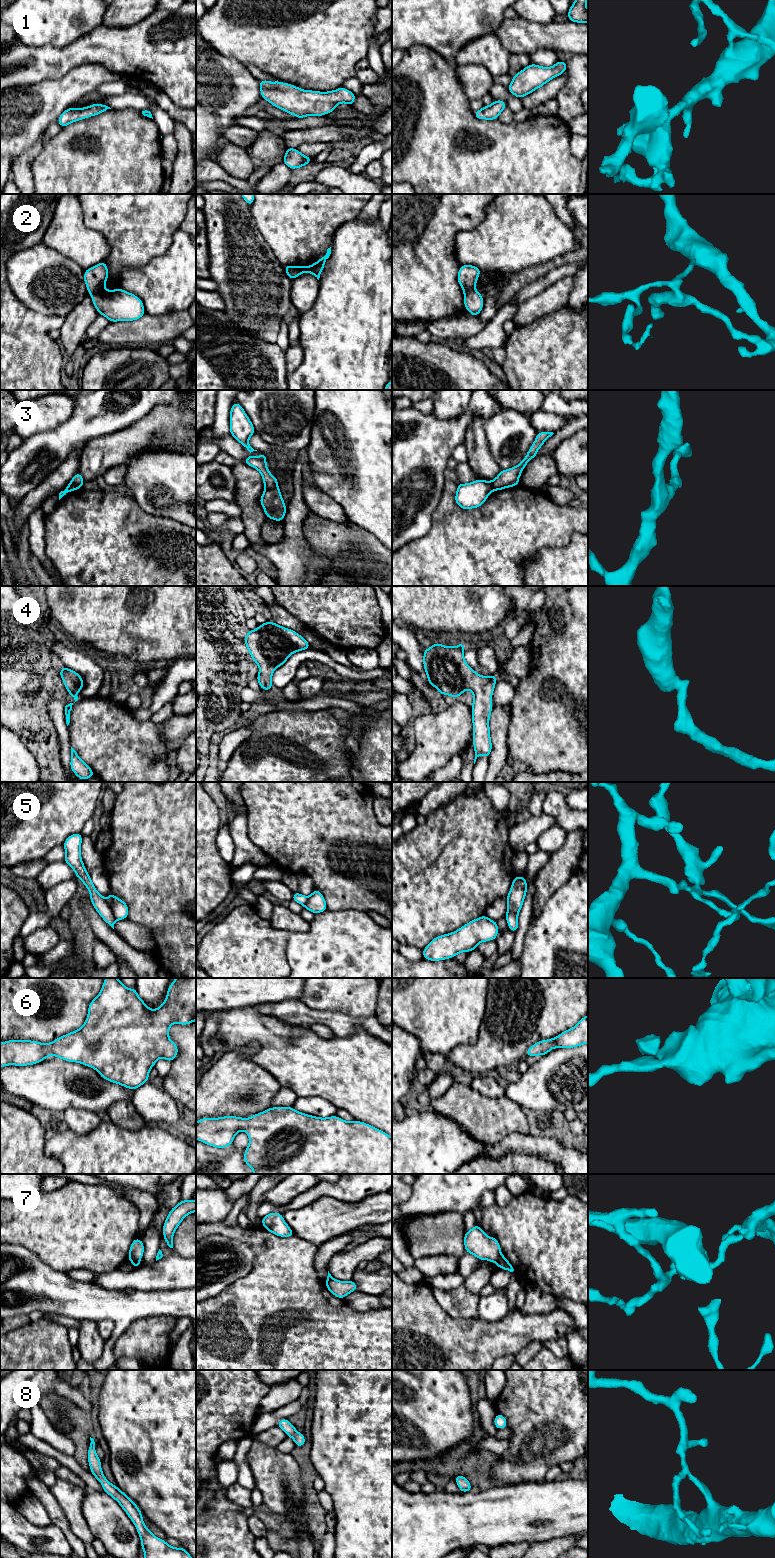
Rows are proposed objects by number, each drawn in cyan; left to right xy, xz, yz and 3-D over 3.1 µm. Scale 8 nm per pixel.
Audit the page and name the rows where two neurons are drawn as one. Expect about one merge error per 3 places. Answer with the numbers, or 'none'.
2, 3, 5, 7

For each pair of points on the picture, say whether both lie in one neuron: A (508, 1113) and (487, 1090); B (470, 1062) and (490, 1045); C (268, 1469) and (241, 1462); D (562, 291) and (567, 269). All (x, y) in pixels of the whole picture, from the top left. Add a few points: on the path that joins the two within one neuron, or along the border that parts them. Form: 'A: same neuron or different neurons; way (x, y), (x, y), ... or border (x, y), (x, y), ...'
A: different neurons; border (472, 1087), (488, 1097), (503, 1095)
B: same neuron; way (475, 1059), (485, 1050)
C: different neurons; border (252, 1441), (247, 1453), (247, 1463), (256, 1486)
D: different neurons; border (572, 275), (559, 278), (545, 289)

